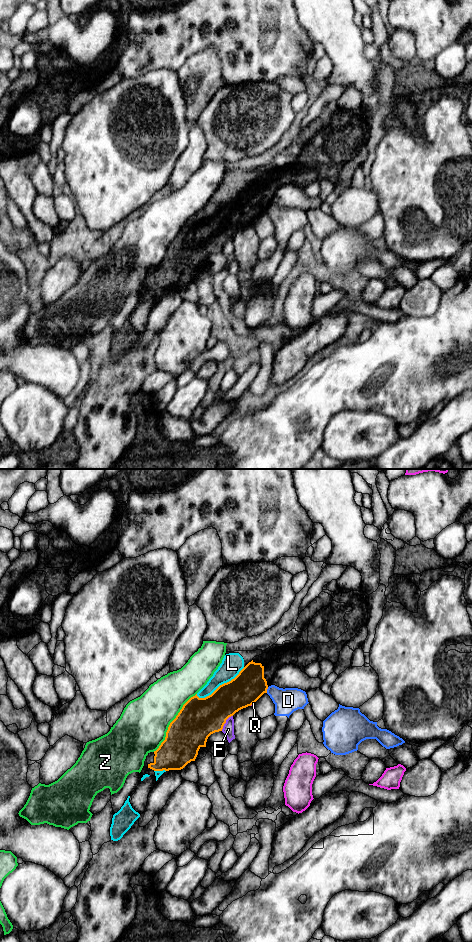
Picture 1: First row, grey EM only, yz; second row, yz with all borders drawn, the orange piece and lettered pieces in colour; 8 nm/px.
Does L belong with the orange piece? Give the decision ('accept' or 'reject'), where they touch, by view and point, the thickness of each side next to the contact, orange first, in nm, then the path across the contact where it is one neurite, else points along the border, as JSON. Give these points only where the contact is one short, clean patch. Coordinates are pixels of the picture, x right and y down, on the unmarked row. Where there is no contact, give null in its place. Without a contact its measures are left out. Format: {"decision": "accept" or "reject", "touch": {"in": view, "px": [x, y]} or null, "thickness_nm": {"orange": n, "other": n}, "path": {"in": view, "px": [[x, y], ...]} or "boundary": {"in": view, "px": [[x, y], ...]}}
{"decision": "accept", "touch": {"in": "yz", "px": [220, 205]}, "thickness_nm": {"orange": 280, "other": 170}}

